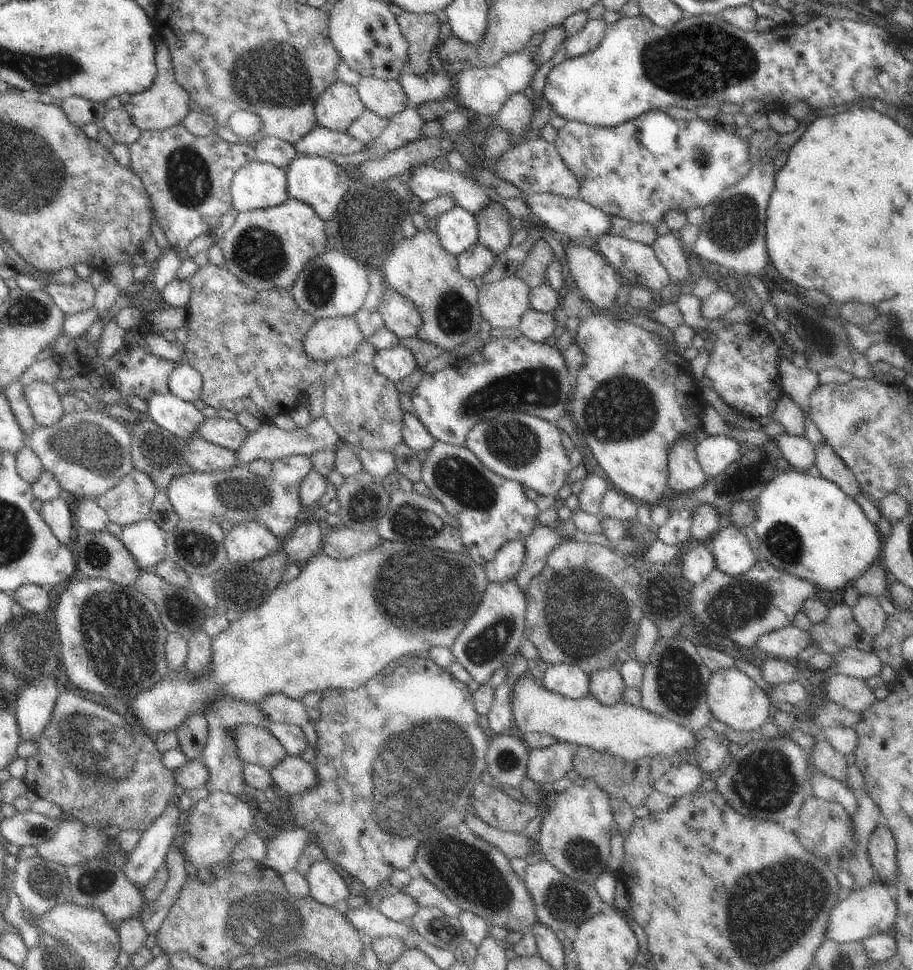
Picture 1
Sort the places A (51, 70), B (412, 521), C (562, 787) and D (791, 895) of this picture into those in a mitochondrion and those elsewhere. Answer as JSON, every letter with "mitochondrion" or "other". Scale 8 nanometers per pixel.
{"A":"mitochondrion","B":"mitochondrion","C":"other","D":"mitochondrion"}

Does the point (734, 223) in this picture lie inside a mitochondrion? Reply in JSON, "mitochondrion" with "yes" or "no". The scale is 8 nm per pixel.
{"mitochondrion":"yes"}

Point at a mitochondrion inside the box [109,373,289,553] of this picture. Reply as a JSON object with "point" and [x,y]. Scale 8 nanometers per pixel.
{"point":[237,495]}

